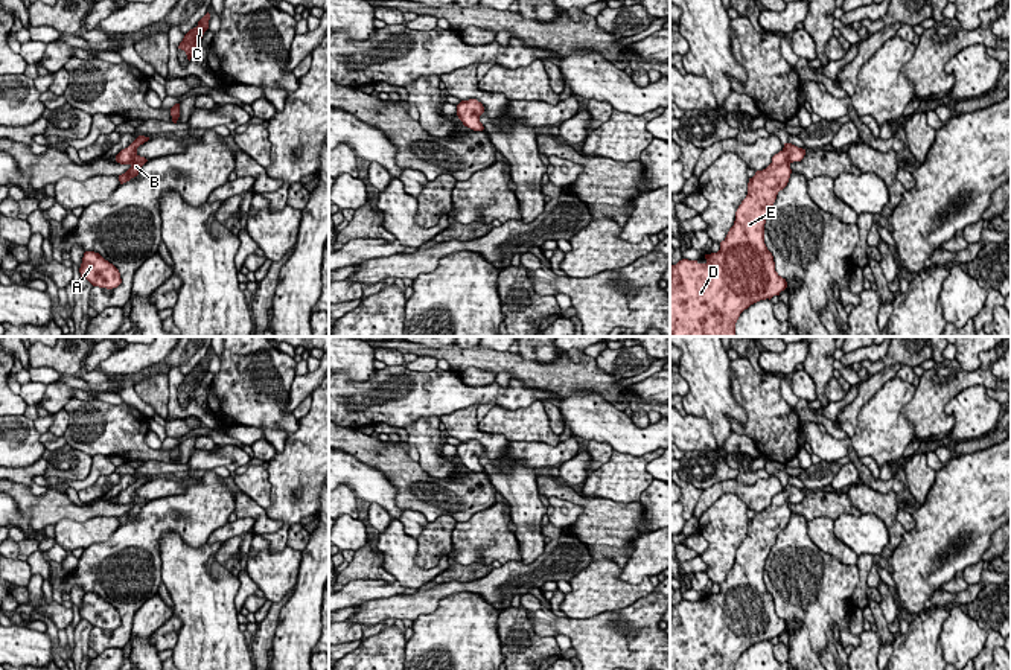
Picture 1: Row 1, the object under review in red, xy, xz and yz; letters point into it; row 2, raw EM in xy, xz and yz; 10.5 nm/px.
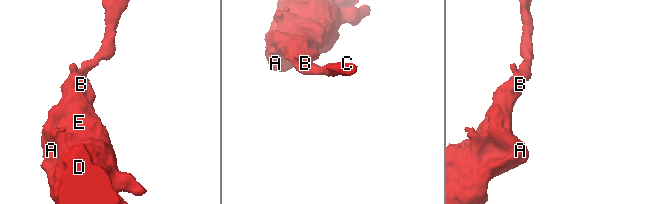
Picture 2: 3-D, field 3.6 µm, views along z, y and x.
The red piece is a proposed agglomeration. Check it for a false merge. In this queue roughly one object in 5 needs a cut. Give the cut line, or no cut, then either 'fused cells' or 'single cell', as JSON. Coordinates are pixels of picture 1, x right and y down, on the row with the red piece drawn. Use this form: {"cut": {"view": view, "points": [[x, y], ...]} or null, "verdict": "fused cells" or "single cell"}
{"cut": null, "verdict": "single cell"}

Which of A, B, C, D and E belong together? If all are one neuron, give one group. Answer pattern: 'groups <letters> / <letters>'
groups A B C D E

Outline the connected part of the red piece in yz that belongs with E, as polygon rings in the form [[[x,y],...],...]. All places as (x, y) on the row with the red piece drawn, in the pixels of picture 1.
[[[784,143],[772,163],[749,178],[748,195],[738,206],[720,250],[705,254],[705,263],[682,259],[670,266],[670,337],[737,337],[735,323],[745,309],[760,300],[770,300],[787,288],[764,244],[764,224],[778,192],[789,183],[790,164],[801,161],[804,155],[805,149]]]

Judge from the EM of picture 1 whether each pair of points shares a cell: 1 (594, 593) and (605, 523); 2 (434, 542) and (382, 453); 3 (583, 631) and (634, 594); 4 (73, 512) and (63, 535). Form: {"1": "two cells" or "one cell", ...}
{"1": "two cells", "2": "two cells", "3": "two cells", "4": "two cells"}

